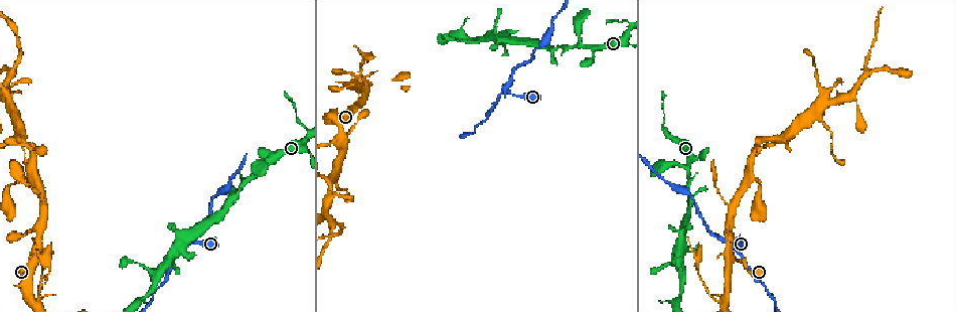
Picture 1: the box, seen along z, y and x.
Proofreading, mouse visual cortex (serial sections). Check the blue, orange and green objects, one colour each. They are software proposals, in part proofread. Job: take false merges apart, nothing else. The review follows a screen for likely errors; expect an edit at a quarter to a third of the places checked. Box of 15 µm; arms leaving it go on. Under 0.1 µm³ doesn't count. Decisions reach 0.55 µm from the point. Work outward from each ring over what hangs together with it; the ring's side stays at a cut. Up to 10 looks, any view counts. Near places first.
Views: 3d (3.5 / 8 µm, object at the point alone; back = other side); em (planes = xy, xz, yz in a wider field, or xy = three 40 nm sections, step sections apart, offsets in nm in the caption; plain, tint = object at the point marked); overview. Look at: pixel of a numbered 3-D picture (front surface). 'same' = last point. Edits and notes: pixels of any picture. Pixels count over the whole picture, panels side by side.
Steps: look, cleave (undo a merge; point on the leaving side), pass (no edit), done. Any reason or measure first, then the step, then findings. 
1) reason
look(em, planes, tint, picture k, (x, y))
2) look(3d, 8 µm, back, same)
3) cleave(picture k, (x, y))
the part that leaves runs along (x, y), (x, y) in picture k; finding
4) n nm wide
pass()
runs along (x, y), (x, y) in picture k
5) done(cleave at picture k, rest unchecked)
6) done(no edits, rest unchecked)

abrupt turn
look(3d, 8 µm, back, picture 1, (580, 47))

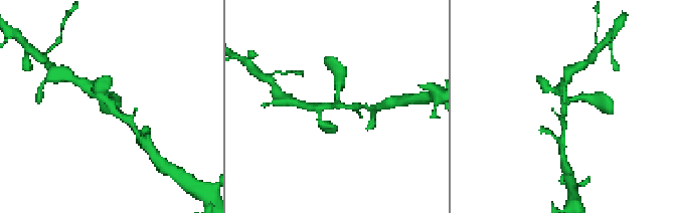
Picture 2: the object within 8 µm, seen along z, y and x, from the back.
look(3d, 3.5 µm, back, picture 2, (110, 102))

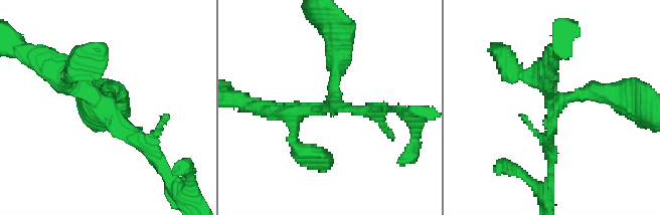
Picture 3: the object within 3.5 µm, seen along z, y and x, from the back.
3 arms; arms of 150, 250, 300 nm; now the EM
look(em, xy, step 3, tint, picture 3, (101, 97))

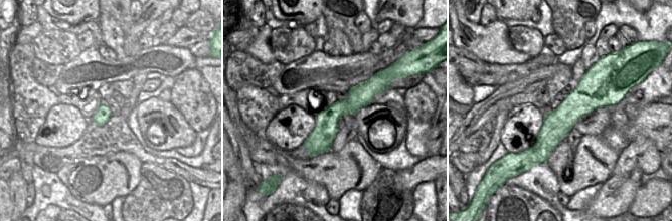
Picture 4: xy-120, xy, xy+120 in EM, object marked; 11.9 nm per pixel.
pass()
runs along (45, 65), (98, 95), (147, 145) in picture 3; continuous, no second cell

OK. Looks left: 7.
three arms meet
look(3d, 3.5 µm, back, picture 1, (507, 93))

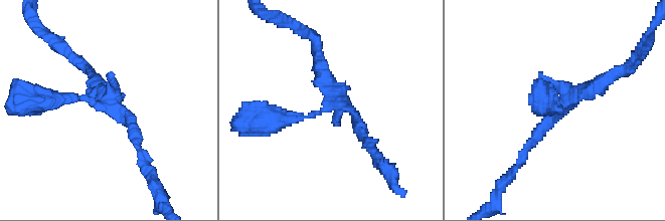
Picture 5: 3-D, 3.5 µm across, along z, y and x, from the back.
look(em, planes, tint, picture 5, (105, 104))

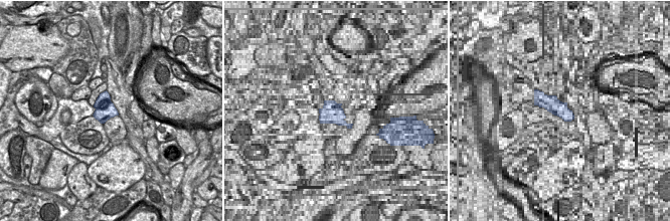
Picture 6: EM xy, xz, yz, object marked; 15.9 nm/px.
pass()
runs along (274, 122), (317, 115), (335, 98), (317, 50) in picture 5; all the same cell

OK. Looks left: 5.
calibre changes
look(3d, 3.5 µm, picture 1, (732, 258))

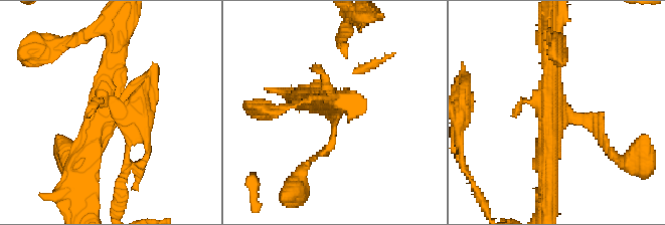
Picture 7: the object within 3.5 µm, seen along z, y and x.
look(em, xy, step 5, tint, picture 7, (556, 115))

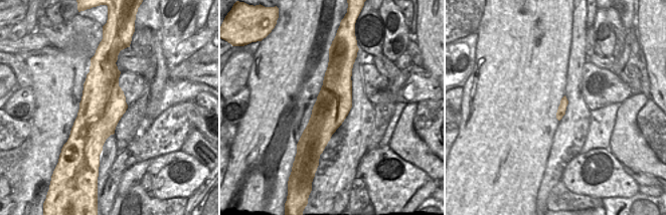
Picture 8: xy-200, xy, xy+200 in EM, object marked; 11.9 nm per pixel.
look(em, xy, step 1, tint, same)

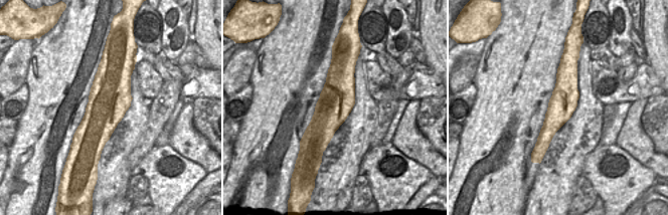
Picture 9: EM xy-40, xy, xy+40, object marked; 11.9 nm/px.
420 nm wide
pass()
runs along (566, 62), (564, 99), (544, 146) in picture 9; continuous, no second cell

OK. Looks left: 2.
done(no edits, rest unchecked)

